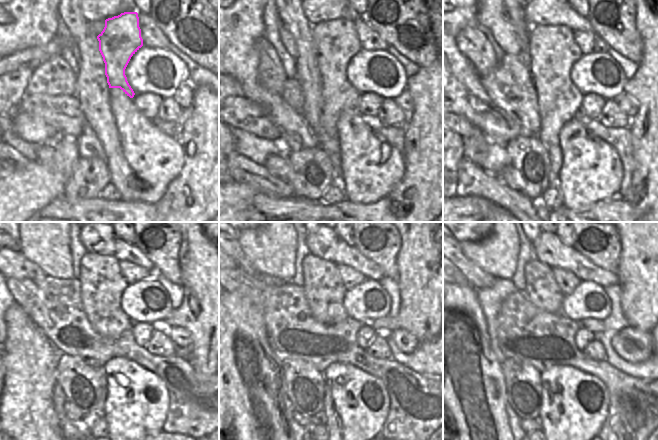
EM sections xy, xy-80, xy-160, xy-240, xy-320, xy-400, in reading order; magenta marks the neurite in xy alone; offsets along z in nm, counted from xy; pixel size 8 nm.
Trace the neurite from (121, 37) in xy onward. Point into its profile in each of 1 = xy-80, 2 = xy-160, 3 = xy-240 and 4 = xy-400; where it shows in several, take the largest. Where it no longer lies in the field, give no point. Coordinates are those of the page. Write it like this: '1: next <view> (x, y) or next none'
1: next xy-80 (336, 41)
2: next xy-160 (553, 51)
3: next xy-240 (102, 284)
4: next xy-400 (540, 285)

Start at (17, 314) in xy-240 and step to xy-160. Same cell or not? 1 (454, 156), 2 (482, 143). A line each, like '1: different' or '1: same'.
1: different
2: same

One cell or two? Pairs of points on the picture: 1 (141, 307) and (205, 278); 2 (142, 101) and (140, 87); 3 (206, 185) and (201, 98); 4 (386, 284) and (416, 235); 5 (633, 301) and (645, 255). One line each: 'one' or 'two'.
1: two
2: two
3: one
4: two
5: one

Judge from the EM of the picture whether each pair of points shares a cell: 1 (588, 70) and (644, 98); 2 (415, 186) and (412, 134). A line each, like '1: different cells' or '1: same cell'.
1: different cells
2: same cell

